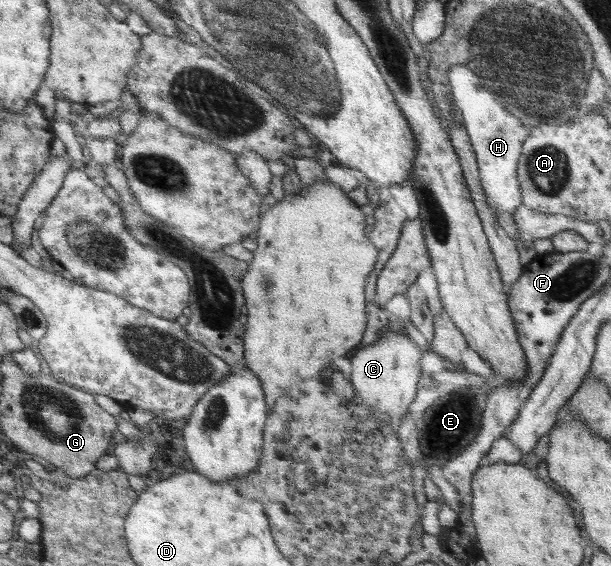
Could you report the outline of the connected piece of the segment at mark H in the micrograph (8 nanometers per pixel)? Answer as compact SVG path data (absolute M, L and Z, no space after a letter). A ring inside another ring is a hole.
M458 64L450 70L450 94L454 98L455 105L461 115L472 149L475 152L477 170L480 178L480 186L484 188L488 206L494 217L498 214L514 214L519 205L523 204L523 191L519 182L519 162L523 154L523 143L531 138L533 129L523 126L522 122L507 112L495 99L492 91L483 86L482 79L475 75L467 66Z

